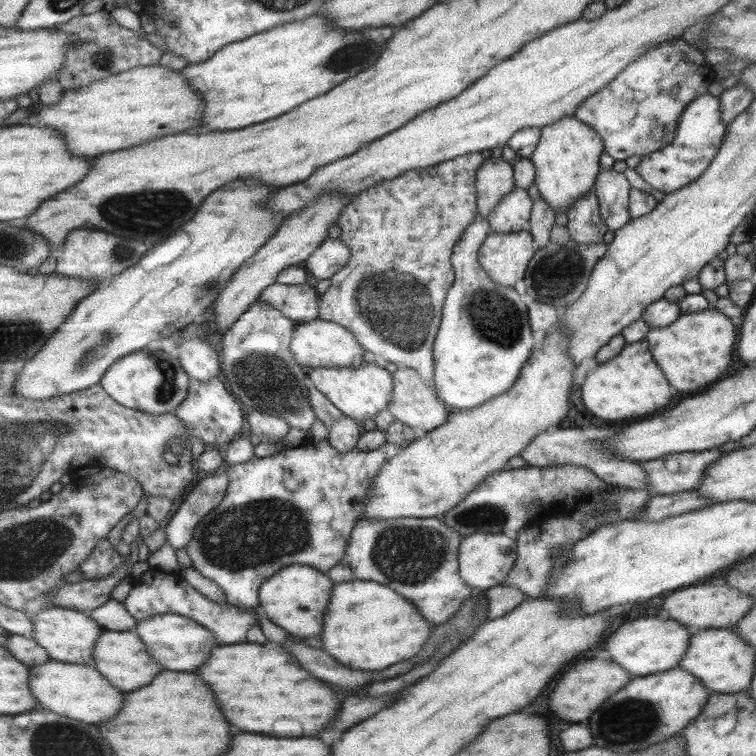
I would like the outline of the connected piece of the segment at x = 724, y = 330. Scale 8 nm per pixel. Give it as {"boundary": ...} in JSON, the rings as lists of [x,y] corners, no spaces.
{"boundary":[[[715,308],[681,314],[676,322],[666,327],[649,329],[645,340],[670,386],[680,392],[696,392],[700,388],[706,390],[712,382],[731,373],[732,356],[736,354],[736,326]]]}

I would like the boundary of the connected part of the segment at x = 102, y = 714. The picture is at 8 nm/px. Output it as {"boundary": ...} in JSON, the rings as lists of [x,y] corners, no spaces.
{"boundary":[[[52,659],[49,663],[34,665],[32,692],[38,698],[40,709],[48,708],[56,714],[84,720],[88,724],[112,720],[124,708],[124,692],[92,664],[72,664]]]}

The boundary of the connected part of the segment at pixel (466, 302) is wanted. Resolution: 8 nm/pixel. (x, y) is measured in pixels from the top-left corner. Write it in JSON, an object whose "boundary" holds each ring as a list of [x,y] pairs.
{"boundary":[[[476,212],[476,218],[464,231],[463,238],[456,246],[454,266],[458,268],[458,282],[454,284],[452,292],[448,294],[445,307],[445,316],[440,334],[436,342],[436,382],[440,398],[454,408],[474,408],[484,404],[486,400],[494,399],[510,391],[519,380],[520,372],[533,350],[533,339],[530,323],[529,308],[522,302],[520,294],[514,288],[501,286],[491,280],[488,271],[480,264],[479,251],[487,236],[491,233],[491,224],[480,212]]]}

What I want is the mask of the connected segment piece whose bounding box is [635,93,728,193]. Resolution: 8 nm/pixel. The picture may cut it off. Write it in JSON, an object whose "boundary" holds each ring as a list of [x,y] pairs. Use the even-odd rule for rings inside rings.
{"boundary":[[[704,93],[686,105],[686,109],[680,115],[676,136],[672,142],[641,157],[640,164],[635,170],[656,190],[664,193],[678,190],[700,178],[702,172],[712,164],[720,144],[726,138],[726,132],[728,125],[722,121],[720,97]]]}

